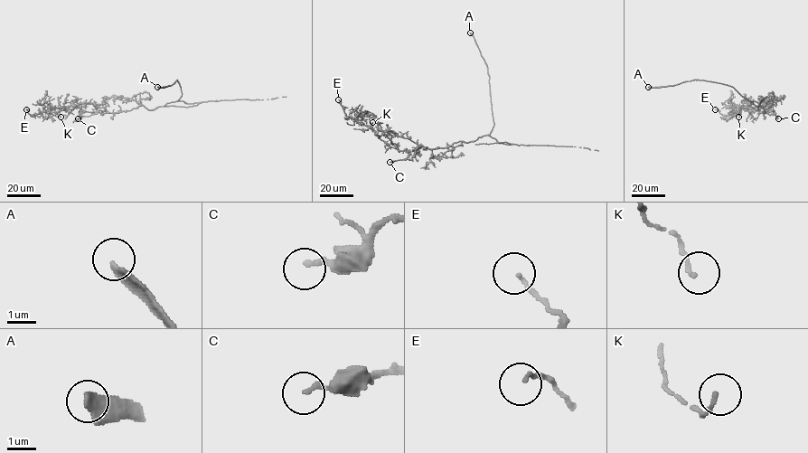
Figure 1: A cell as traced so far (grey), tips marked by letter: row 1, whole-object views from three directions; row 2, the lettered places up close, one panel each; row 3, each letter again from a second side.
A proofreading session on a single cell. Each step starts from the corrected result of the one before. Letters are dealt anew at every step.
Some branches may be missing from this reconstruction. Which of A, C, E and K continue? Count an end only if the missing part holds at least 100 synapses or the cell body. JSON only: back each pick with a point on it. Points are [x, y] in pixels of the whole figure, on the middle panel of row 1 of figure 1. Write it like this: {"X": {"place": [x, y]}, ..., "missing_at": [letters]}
{"A": {"place": [470, 33]}, "missing_at": ["A"]}

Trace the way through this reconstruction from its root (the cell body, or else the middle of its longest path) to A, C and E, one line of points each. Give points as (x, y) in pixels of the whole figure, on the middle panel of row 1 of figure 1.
A: (455, 142), (474, 141), (488, 135), (493, 125), (487, 68), (470, 33)
C: (455, 142), (447, 147), (432, 149), (419, 146), (405, 159), (389, 162)
E: (455, 142), (445, 147), (419, 146), (410, 151), (398, 150), (370, 127), (348, 117), (338, 99)

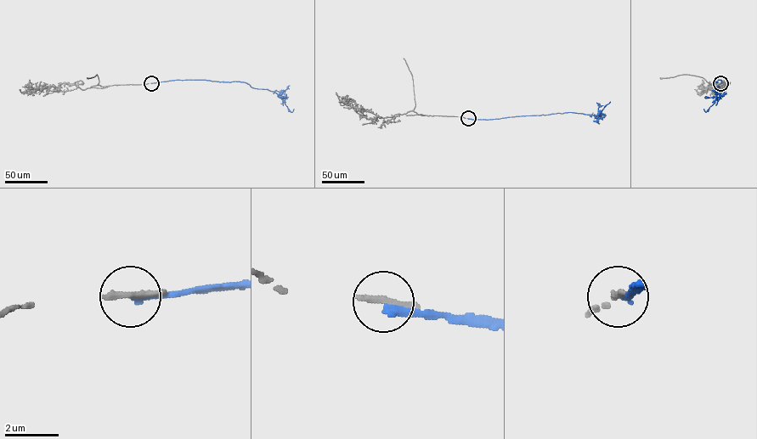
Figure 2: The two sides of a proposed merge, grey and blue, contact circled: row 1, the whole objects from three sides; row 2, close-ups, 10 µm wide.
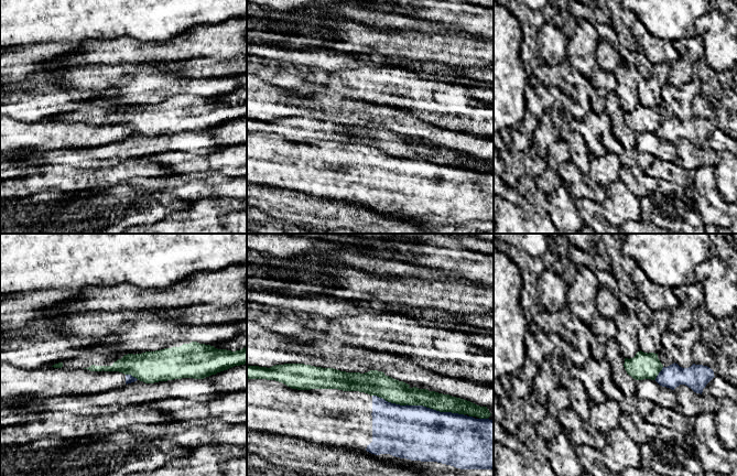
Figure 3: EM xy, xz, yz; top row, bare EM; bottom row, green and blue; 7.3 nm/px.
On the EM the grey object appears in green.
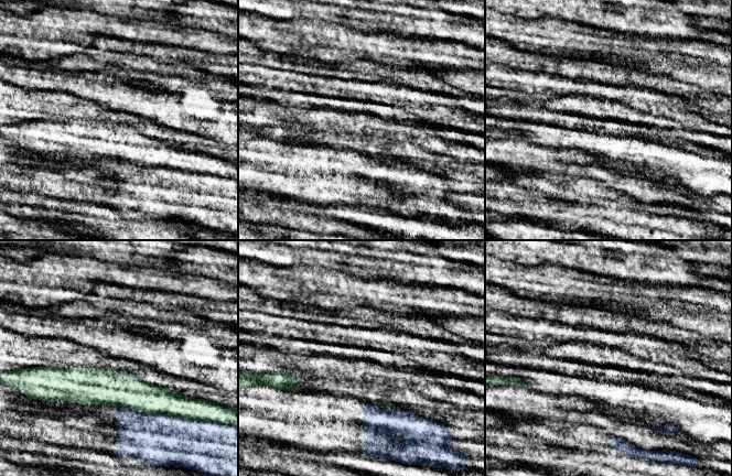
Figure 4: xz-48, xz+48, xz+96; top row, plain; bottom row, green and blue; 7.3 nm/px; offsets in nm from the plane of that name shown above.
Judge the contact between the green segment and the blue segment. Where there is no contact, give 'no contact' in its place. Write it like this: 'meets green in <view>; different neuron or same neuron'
meets green in xz; different neuron

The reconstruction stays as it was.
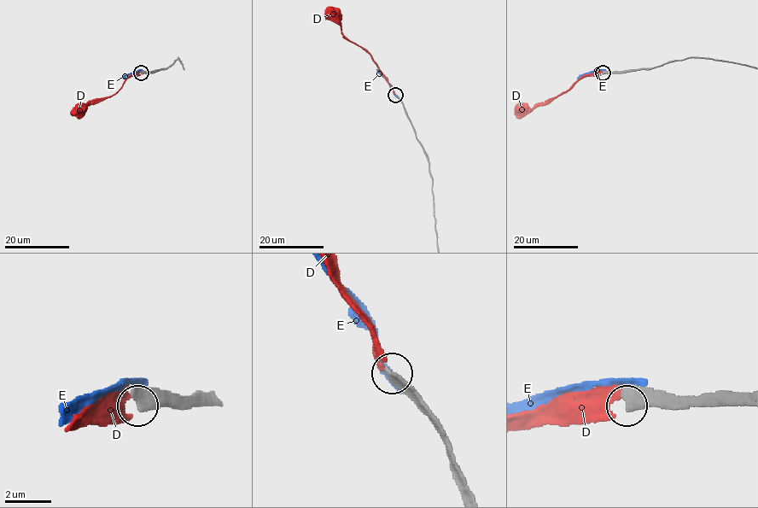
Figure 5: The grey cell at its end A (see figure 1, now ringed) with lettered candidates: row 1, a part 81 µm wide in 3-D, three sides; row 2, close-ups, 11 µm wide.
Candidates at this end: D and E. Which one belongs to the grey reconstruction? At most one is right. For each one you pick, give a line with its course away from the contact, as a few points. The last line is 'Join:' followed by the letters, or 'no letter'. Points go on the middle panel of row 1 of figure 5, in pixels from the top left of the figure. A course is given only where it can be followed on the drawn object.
Join: no letter

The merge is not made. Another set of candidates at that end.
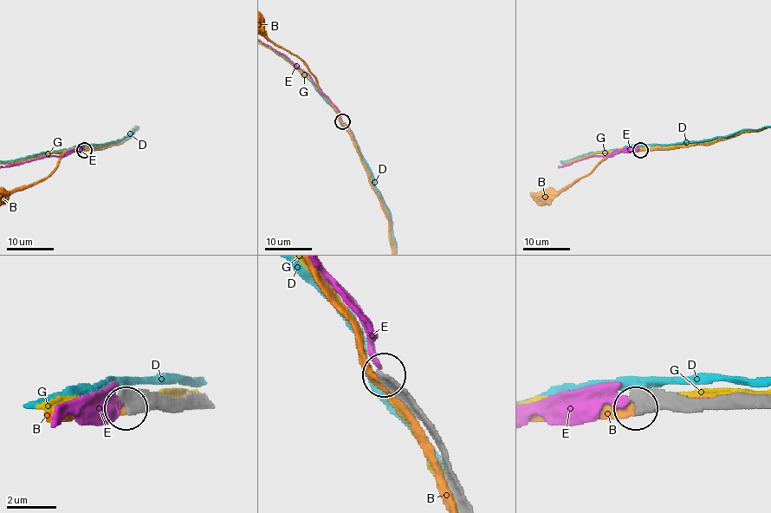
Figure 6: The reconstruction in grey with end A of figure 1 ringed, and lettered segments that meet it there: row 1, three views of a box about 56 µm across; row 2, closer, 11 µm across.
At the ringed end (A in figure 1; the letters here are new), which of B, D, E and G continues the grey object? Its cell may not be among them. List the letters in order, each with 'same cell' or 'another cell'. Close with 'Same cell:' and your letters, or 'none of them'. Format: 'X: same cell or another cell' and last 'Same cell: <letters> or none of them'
B: another cell
D: another cell
E: another cell
G: another cell
Same cell: none of them

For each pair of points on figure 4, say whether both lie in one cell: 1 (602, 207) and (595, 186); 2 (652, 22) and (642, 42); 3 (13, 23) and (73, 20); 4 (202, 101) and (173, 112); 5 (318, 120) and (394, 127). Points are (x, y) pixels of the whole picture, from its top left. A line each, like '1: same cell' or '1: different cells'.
1: different cells
2: different cells
3: same cell
4: same cell
5: same cell

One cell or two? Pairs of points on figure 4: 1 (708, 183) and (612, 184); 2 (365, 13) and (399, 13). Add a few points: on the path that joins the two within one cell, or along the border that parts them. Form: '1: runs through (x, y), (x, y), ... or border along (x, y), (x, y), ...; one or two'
1: border along (645, 179), (650, 181); two
2: runs through (374, 13), (390, 13); one

